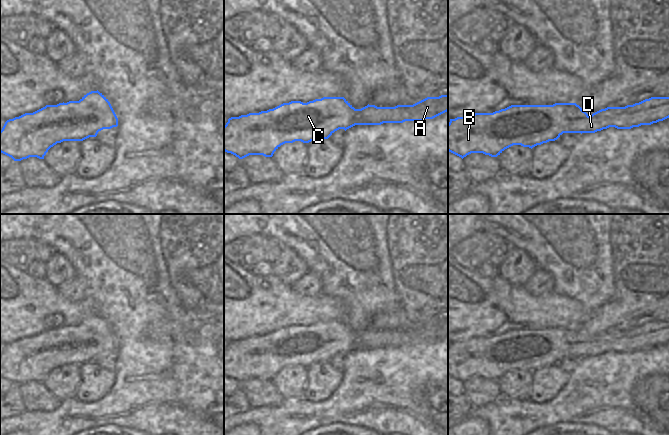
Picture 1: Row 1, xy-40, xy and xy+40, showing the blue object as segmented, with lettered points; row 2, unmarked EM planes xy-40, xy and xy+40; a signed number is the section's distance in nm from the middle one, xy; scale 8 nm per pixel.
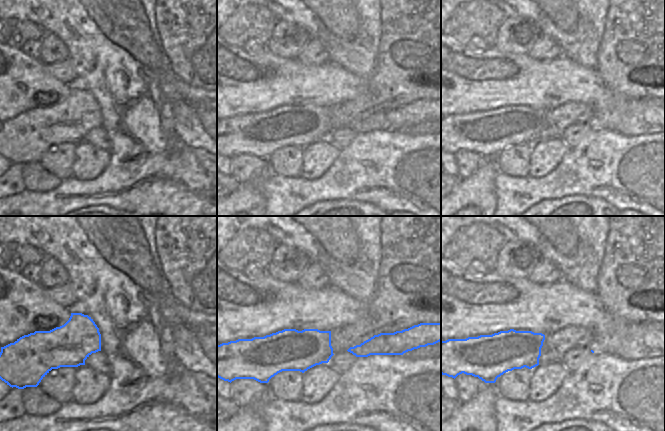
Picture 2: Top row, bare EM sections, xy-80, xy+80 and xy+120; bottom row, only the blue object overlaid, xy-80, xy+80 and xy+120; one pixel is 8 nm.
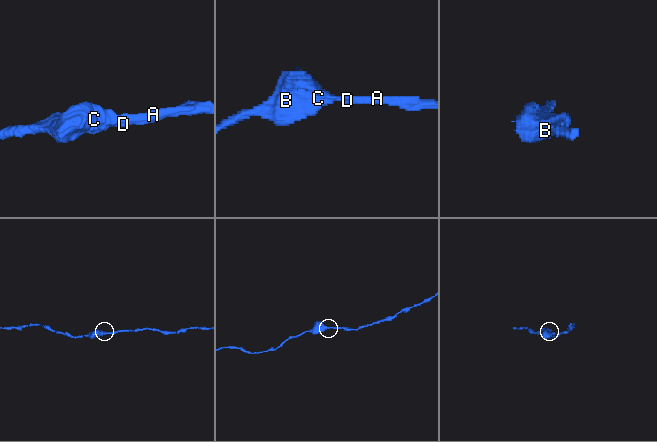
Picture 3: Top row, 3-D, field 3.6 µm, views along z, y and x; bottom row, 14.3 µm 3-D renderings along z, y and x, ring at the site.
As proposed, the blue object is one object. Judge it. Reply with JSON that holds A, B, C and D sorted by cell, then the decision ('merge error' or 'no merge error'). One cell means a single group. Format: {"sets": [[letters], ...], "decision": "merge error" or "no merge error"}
{"sets": [["A", "B", "C", "D"]], "decision": "no merge error"}

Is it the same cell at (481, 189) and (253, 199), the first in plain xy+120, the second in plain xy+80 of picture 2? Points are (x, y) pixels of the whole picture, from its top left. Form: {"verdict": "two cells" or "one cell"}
{"verdict": "one cell"}

